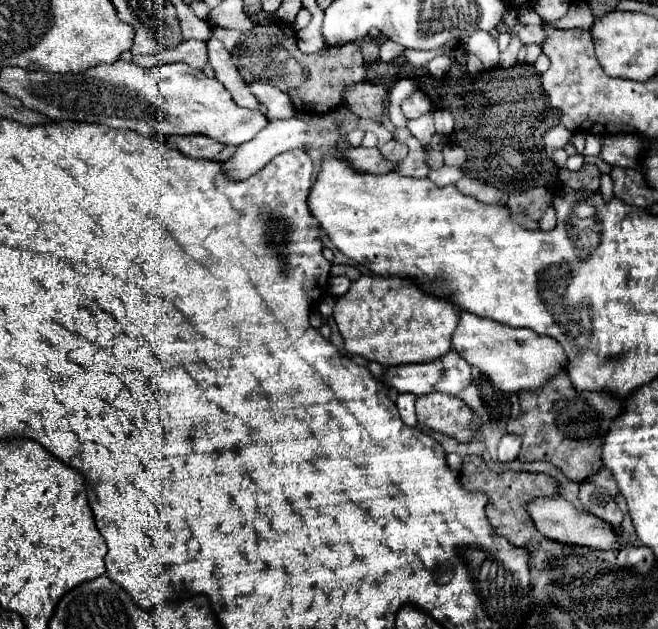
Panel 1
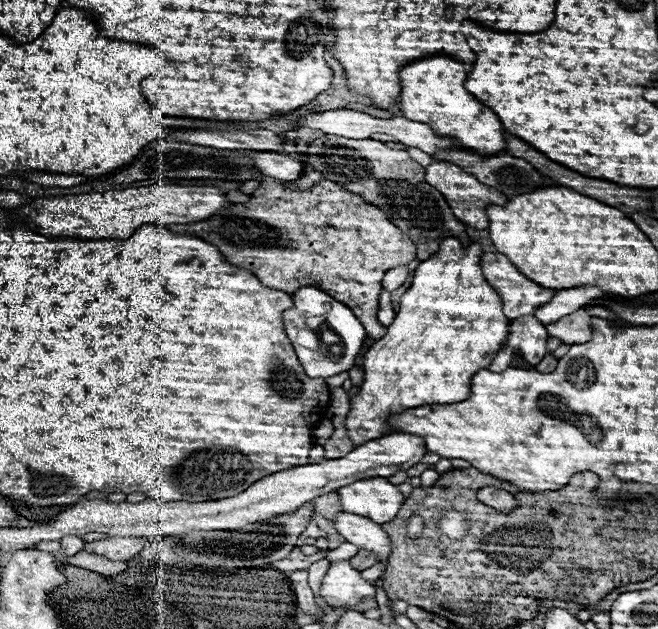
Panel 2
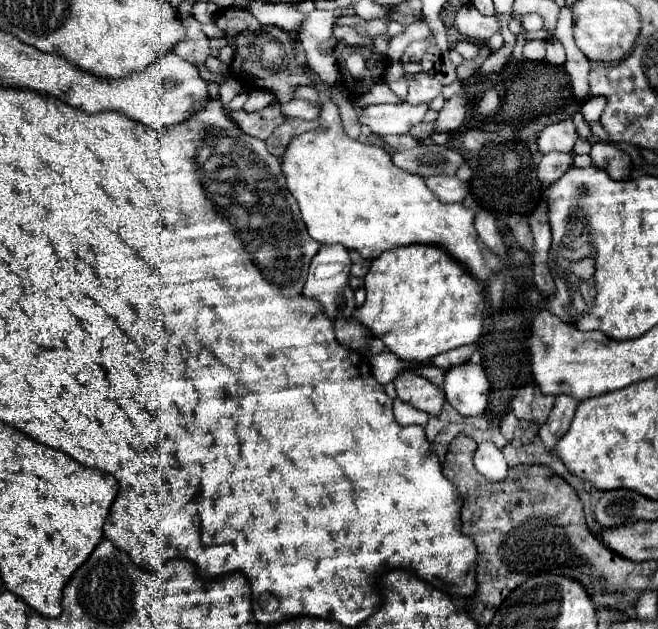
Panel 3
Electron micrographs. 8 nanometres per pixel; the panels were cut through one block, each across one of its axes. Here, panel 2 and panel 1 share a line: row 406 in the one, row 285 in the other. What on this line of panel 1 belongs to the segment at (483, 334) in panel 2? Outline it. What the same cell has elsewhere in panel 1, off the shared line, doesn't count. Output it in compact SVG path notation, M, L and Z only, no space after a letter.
M360 276L334 306L334 322L350 356L360 356L382 366L430 362L450 350L452 332L460 310L448 300L424 294L412 280Z

